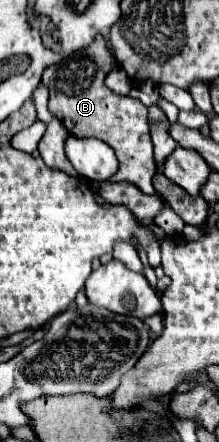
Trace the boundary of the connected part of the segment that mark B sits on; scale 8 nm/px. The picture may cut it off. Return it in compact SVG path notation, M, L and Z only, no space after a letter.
M101 34L83 48L73 52L63 62L45 68L43 84L51 90L49 94L49 110L57 120L65 124L69 134L79 138L89 138L87 130L91 130L93 138L107 142L119 160L119 172L111 176L109 182L129 182L137 186L143 194L157 194L151 186L151 178L157 172L157 162L153 158L153 144L149 136L147 124L147 108L129 96L119 96L105 86L105 76L115 68L115 58L111 56L107 42Z

